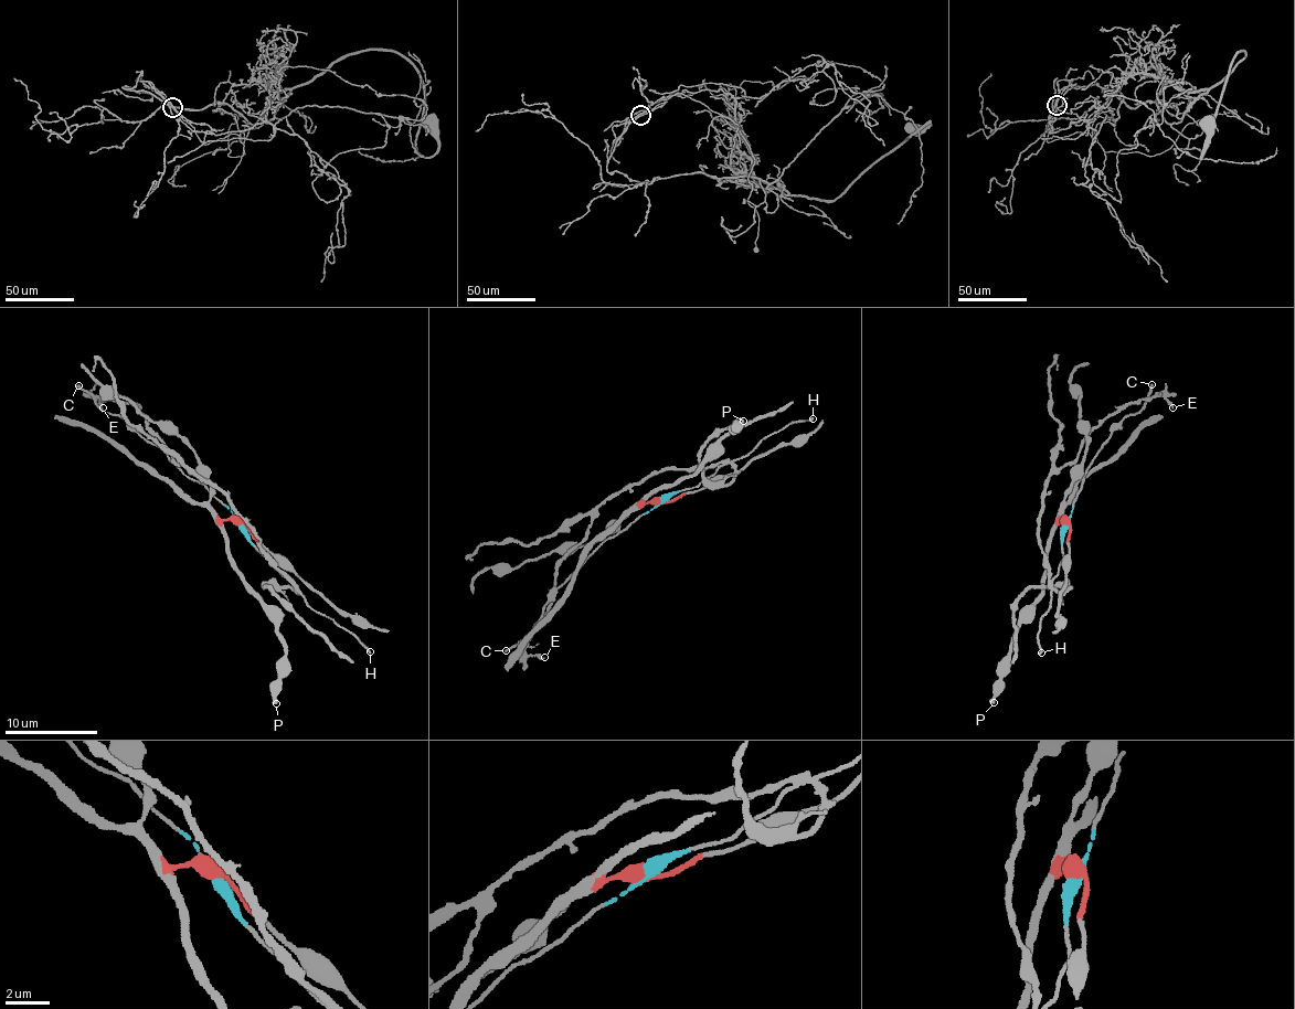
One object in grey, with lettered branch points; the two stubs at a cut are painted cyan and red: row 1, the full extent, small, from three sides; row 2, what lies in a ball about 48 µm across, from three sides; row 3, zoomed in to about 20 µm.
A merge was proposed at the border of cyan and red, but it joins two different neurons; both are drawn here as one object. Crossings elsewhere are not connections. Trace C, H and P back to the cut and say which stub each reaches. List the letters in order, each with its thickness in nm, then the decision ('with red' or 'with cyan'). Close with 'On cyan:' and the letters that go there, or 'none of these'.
C: 190 nm thick; with cyan
H: 160 nm thick; with cyan
P: 340 nm thick; with red
On cyan: C, H

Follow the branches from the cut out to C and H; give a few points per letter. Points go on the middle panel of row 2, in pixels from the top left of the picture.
C: (661, 501), (601, 542), (542, 607), (540, 624), (505, 651)
H: (661, 501), (689, 490), (792, 423), (813, 418)

